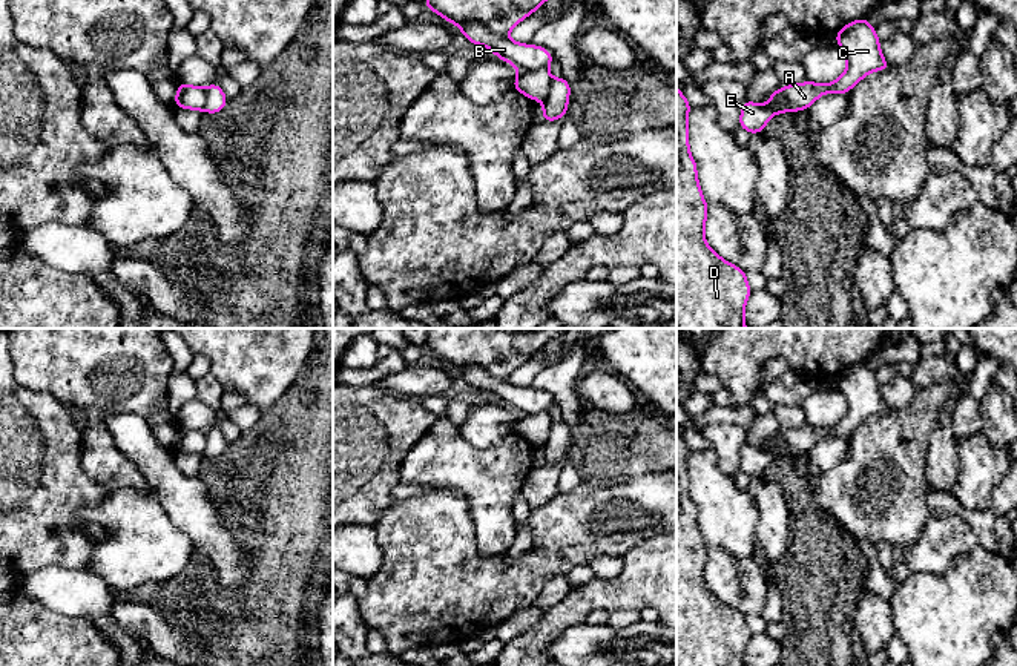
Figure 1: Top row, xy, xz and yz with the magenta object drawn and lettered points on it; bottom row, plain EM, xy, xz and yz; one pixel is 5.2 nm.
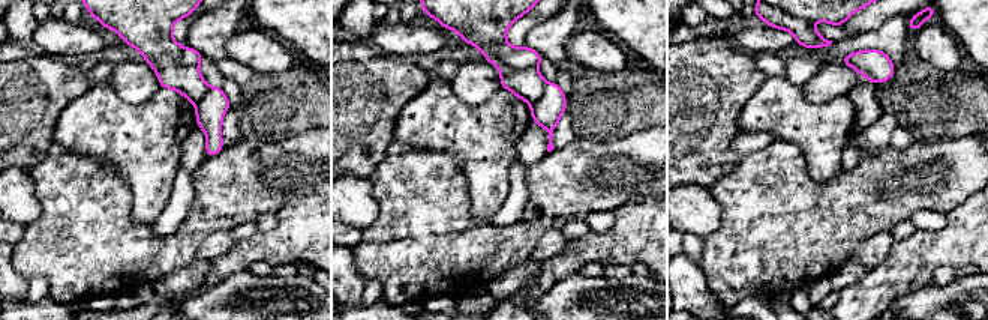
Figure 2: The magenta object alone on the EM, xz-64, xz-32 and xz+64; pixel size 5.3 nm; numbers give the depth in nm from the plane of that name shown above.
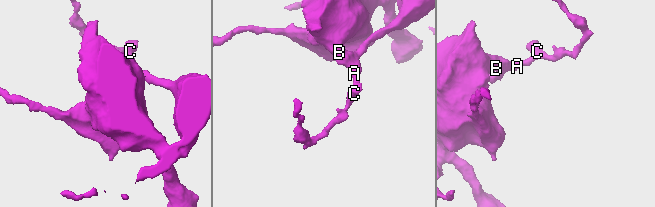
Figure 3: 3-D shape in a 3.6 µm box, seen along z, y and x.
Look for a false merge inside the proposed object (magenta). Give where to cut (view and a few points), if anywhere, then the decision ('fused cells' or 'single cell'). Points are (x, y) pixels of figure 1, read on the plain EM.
xz (459, 369), (480, 365), (490, 375), (506, 381) | fused cells

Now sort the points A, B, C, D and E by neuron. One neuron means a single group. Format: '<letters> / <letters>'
A B C E / D

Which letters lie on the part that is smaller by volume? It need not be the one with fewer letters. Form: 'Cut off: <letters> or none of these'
Cut off: D

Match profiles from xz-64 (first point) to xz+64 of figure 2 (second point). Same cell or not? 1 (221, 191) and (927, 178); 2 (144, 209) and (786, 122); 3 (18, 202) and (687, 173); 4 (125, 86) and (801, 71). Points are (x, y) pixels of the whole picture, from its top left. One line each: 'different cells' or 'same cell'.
1: same cell
2: same cell
3: different cells
4: different cells

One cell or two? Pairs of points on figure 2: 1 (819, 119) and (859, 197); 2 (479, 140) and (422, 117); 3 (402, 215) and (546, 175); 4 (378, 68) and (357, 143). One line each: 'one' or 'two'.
1: two
2: one
3: one
4: one

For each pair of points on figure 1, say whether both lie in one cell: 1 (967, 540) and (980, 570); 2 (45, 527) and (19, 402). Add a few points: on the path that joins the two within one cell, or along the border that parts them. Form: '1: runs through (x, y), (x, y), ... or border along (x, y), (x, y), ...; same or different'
1: border along (977, 544), (970, 551), (957, 554), (941, 571); different
2: runs through (19, 496), (19, 433); same

